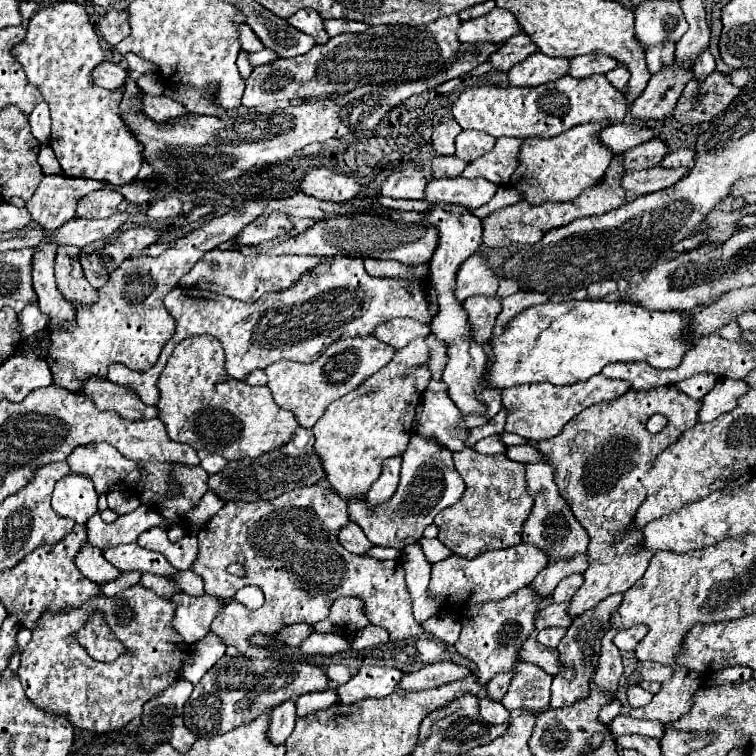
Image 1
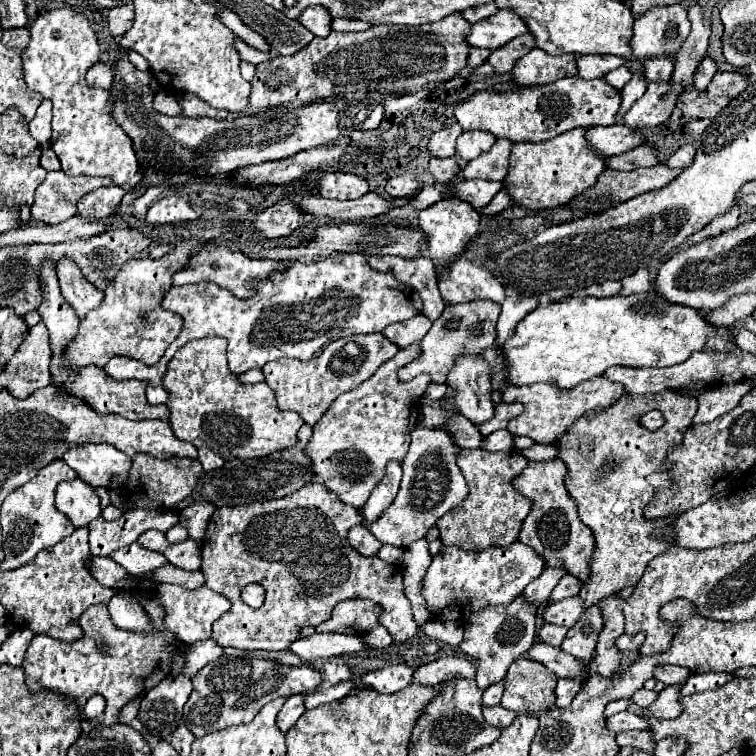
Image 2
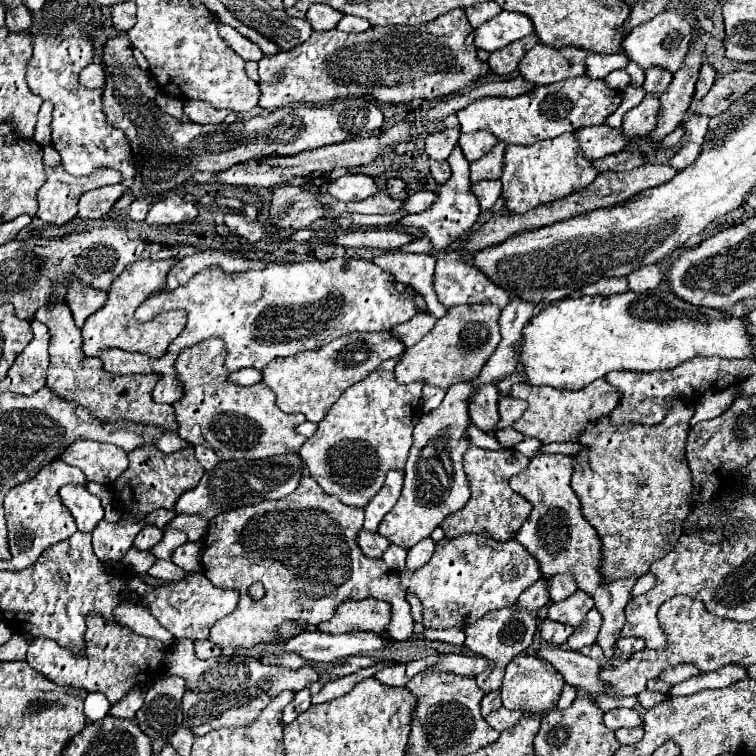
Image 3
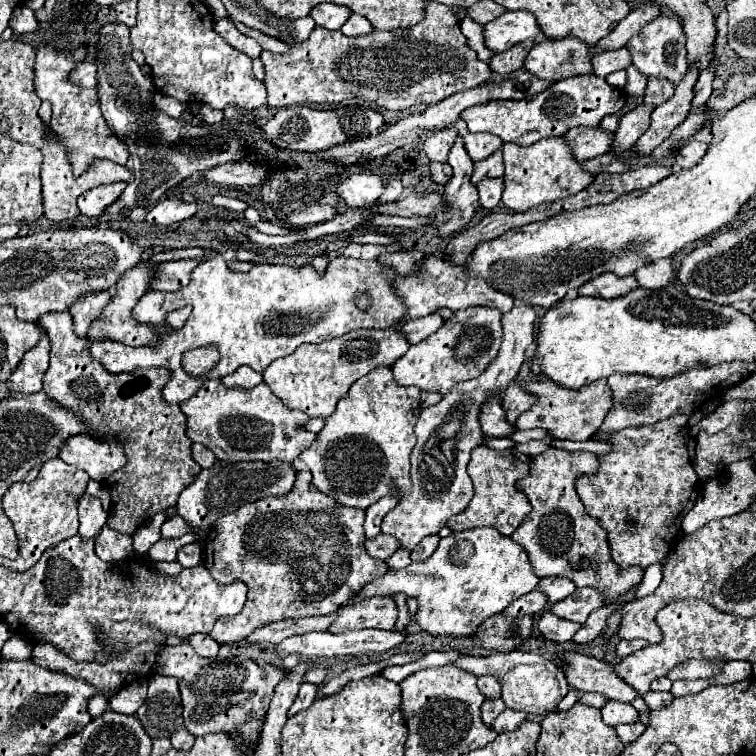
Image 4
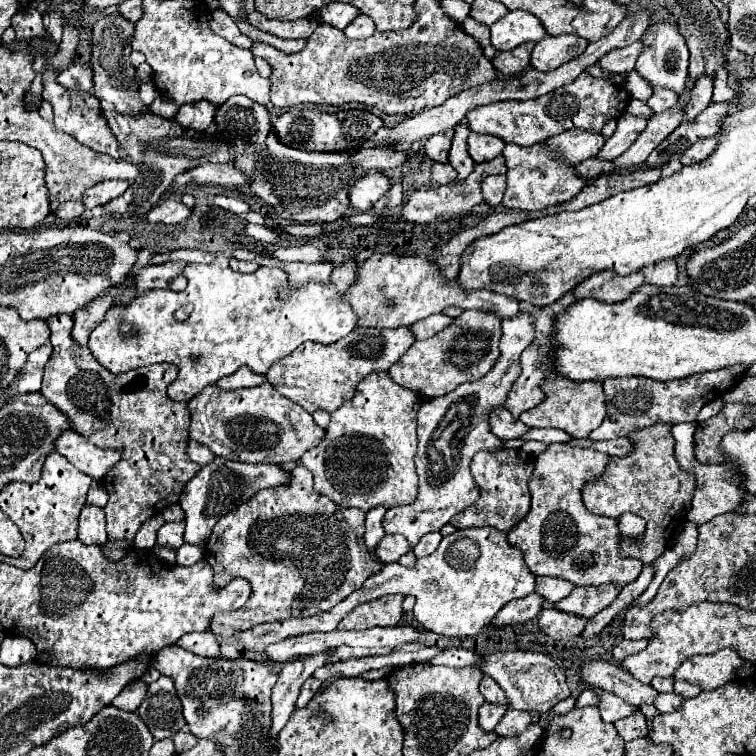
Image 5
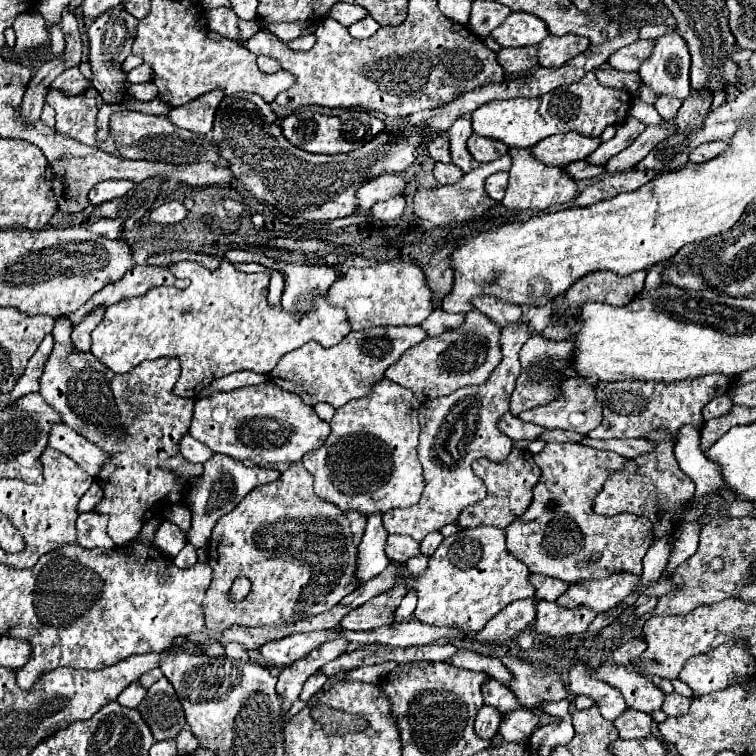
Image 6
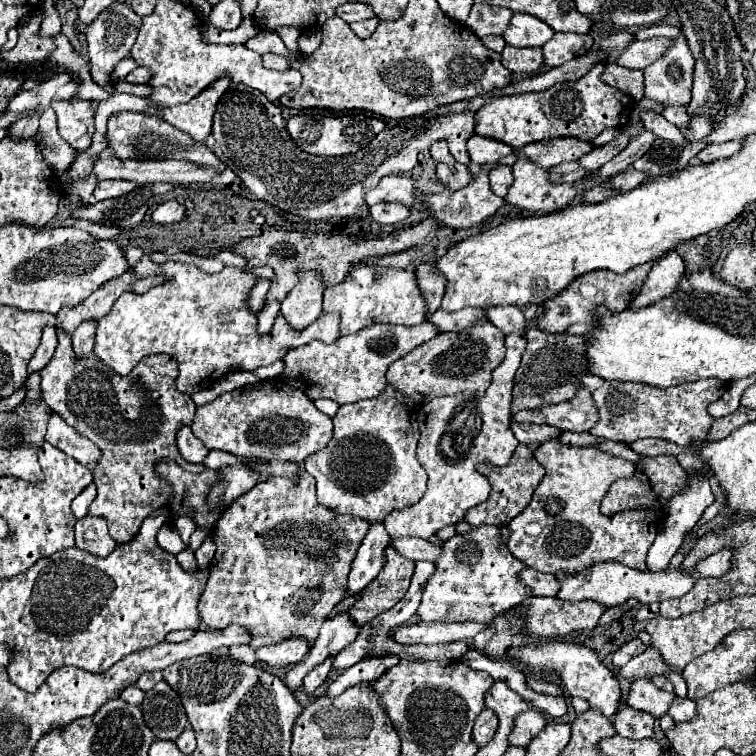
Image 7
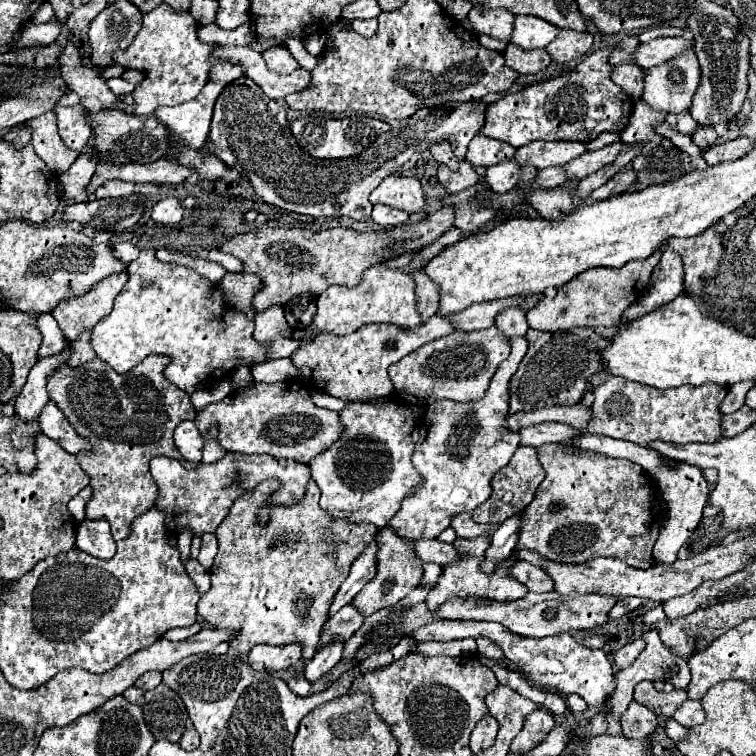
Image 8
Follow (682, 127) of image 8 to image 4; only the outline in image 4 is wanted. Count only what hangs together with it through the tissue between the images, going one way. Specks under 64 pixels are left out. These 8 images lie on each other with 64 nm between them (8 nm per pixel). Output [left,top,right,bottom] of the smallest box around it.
[644,76,674,106]

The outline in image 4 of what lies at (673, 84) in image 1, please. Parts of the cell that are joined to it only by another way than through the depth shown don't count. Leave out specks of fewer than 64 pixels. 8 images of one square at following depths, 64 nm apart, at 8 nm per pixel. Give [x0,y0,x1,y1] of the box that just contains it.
[612,104,652,154]

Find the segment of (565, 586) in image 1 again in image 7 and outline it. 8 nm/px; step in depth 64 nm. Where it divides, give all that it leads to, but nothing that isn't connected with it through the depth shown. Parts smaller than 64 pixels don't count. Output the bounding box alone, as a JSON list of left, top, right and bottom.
[520,568,560,596]

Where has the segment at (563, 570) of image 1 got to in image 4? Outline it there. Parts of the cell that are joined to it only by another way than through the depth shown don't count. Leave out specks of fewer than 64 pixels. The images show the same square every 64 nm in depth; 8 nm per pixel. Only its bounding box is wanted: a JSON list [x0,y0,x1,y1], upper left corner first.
[504,588,548,616]

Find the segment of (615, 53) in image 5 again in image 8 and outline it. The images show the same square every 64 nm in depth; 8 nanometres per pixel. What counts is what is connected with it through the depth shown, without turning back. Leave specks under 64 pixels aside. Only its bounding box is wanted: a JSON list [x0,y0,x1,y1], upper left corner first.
[632,38,692,68]

